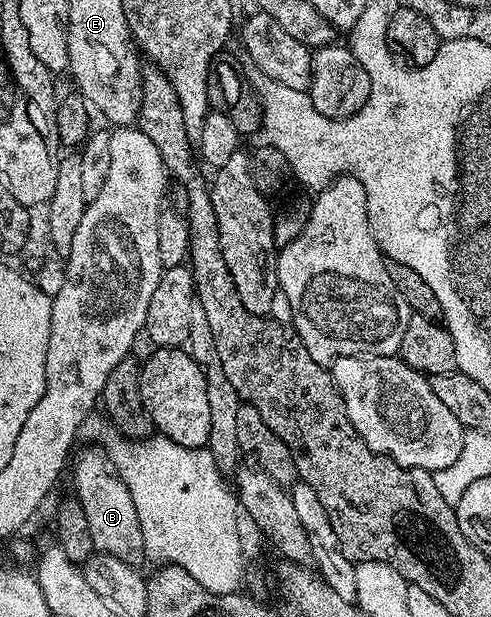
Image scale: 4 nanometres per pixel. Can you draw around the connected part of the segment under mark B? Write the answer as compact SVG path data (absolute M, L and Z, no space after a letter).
M97 448L86 449L73 462L74 489L76 499L84 507L84 515L88 518L88 528L92 535L95 550L100 553L114 555L123 563L135 567L141 566L141 561L147 560L144 547L144 531L140 531L140 519L136 515L136 505L128 487L119 480L112 466L106 459L105 452Z

